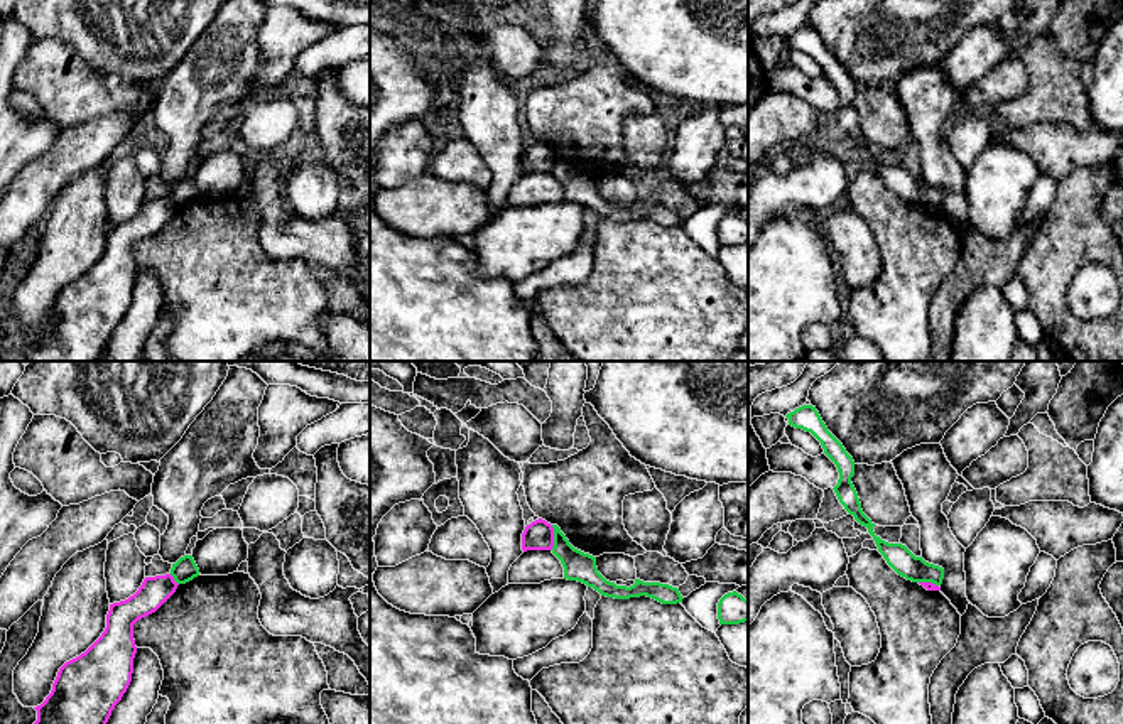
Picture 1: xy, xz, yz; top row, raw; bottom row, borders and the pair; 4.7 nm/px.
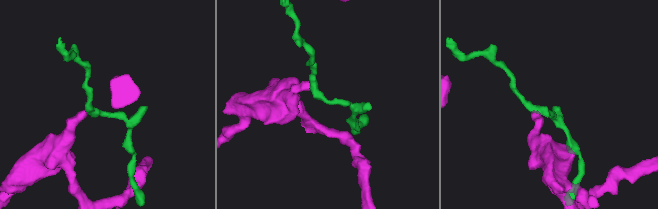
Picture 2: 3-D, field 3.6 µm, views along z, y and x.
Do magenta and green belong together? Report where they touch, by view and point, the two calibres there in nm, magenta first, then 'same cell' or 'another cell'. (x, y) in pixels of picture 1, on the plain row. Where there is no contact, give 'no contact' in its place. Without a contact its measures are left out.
xz (553, 159) | 140/140 nm | another cell

